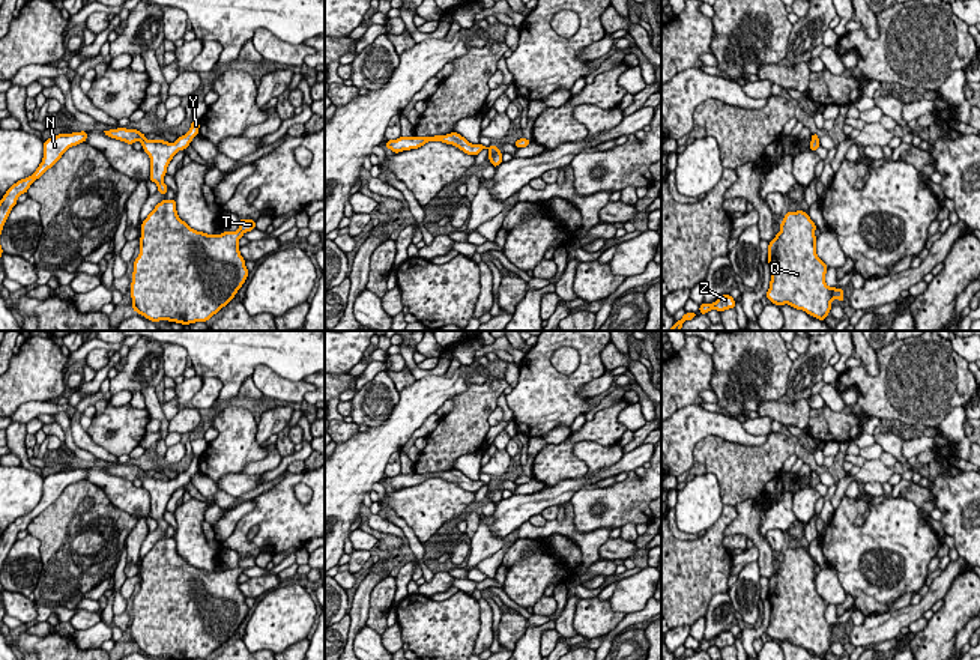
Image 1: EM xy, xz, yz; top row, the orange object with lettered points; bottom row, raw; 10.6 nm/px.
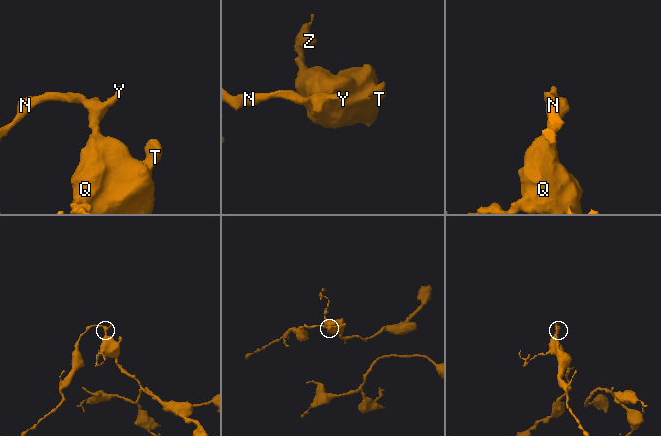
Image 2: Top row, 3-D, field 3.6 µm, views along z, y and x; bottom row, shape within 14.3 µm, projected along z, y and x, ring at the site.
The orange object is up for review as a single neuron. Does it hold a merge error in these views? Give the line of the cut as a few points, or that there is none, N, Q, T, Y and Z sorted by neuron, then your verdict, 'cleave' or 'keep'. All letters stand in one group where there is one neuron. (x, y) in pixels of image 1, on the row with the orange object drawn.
cut none; groups N Q T Y Z; keep

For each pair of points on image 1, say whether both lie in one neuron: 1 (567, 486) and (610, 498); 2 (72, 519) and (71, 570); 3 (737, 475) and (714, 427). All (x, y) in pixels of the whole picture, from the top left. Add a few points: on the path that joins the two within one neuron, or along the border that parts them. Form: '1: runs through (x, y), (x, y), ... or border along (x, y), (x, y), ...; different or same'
1: border along (594, 481), (582, 486), (570, 499); different
2: runs through (72, 531), (72, 558); same
3: border along (753, 445), (737, 445), (705, 436), (692, 454); different

